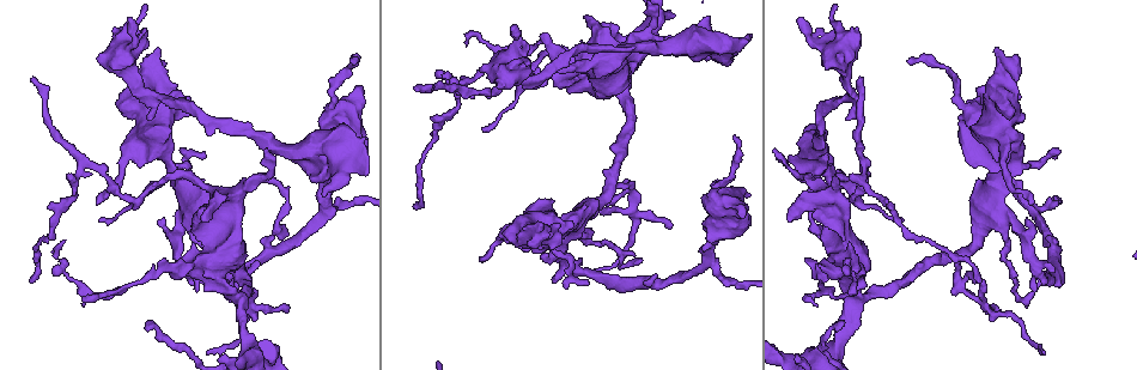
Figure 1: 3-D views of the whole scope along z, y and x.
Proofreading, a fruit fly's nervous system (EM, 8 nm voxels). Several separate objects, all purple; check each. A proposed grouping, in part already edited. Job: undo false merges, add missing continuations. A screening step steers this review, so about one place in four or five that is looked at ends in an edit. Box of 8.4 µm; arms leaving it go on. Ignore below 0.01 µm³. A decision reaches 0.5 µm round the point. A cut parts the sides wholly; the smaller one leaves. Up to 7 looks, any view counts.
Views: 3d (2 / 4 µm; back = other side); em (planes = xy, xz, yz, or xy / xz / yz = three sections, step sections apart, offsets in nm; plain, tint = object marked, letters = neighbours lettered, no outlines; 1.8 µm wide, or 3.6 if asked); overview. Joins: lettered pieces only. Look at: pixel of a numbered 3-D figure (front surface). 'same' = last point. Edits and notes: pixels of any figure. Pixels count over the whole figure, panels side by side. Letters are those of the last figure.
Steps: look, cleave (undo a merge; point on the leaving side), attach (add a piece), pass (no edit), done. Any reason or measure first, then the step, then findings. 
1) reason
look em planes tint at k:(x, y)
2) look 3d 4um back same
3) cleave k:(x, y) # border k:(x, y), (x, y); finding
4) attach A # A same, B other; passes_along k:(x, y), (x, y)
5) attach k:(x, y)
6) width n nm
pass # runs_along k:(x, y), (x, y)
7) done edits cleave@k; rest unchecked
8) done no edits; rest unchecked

thick turns thin
look em planes tint at 1:(152, 69)

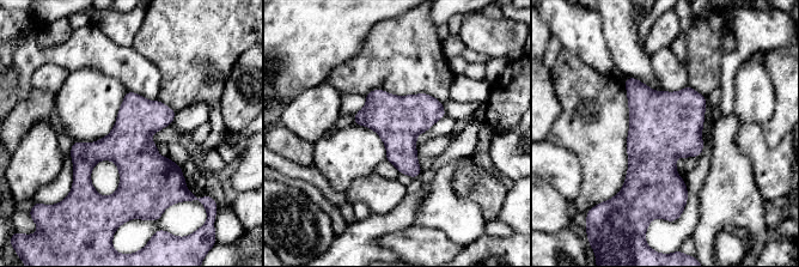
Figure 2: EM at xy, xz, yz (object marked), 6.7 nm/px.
what lies round it
look em planes letters same

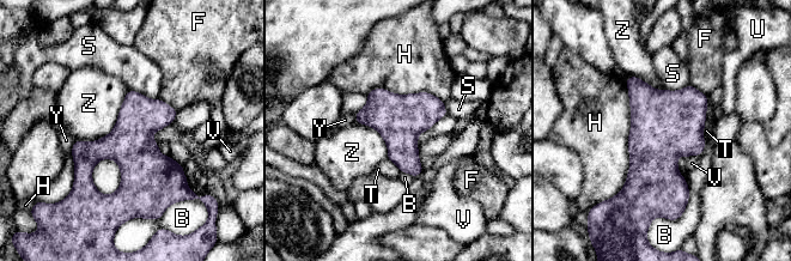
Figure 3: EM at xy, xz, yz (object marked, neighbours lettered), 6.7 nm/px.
longest_contact H 800 nm
pass # B other, F other, H other, S other, T other, U other, V other, Y other, Z other; border 3:(129, 90), (105, 135), (75, 140); all the same cell

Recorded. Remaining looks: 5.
thin end
look em xz step 8 tint at 1:(65, 260)

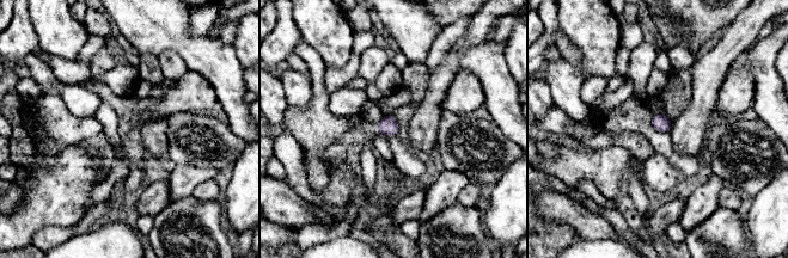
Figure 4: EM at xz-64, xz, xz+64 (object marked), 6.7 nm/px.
look em planes letters same

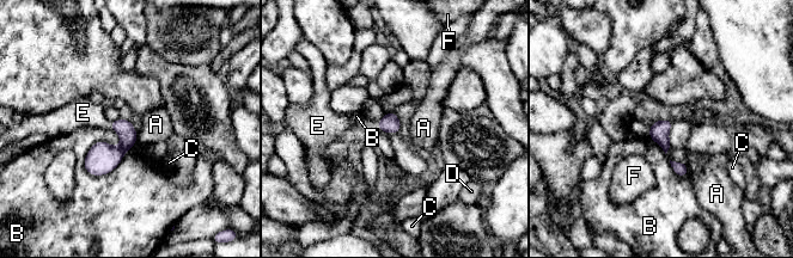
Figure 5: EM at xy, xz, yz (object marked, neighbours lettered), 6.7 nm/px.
attach E # A other, B other, C other, D other, E same, F other; passes_along 5:(390, 123), (379, 127), (343, 122); the cell continues

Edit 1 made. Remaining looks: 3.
redraw
look overview

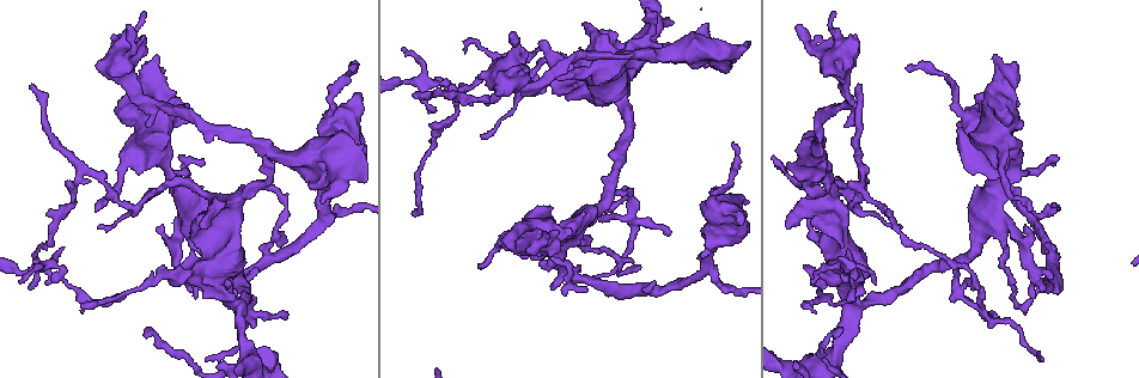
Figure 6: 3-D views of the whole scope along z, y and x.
end of a long branch
look em 3.6um yz step 8 tint at 6:(841, 327)

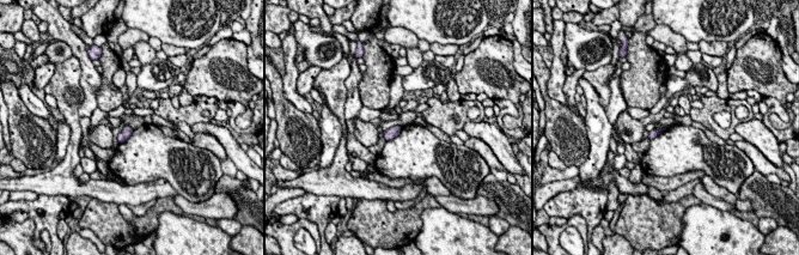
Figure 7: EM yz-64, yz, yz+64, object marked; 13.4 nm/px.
cut it another way
look em 3.6um planes letters same

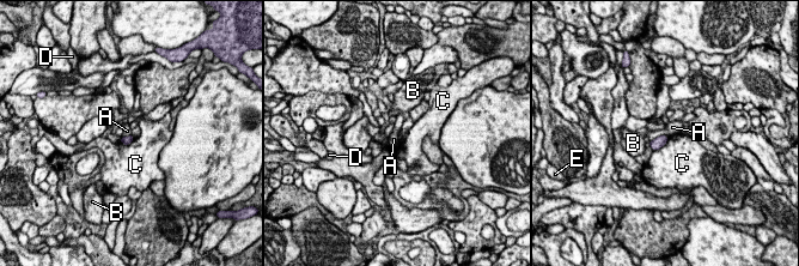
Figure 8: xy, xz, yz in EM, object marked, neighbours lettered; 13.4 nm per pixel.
pass # A other, B other, C other, D other, E other; no lettered piece goes on from it

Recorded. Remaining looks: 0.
done edits attach@5; rest unchecked

